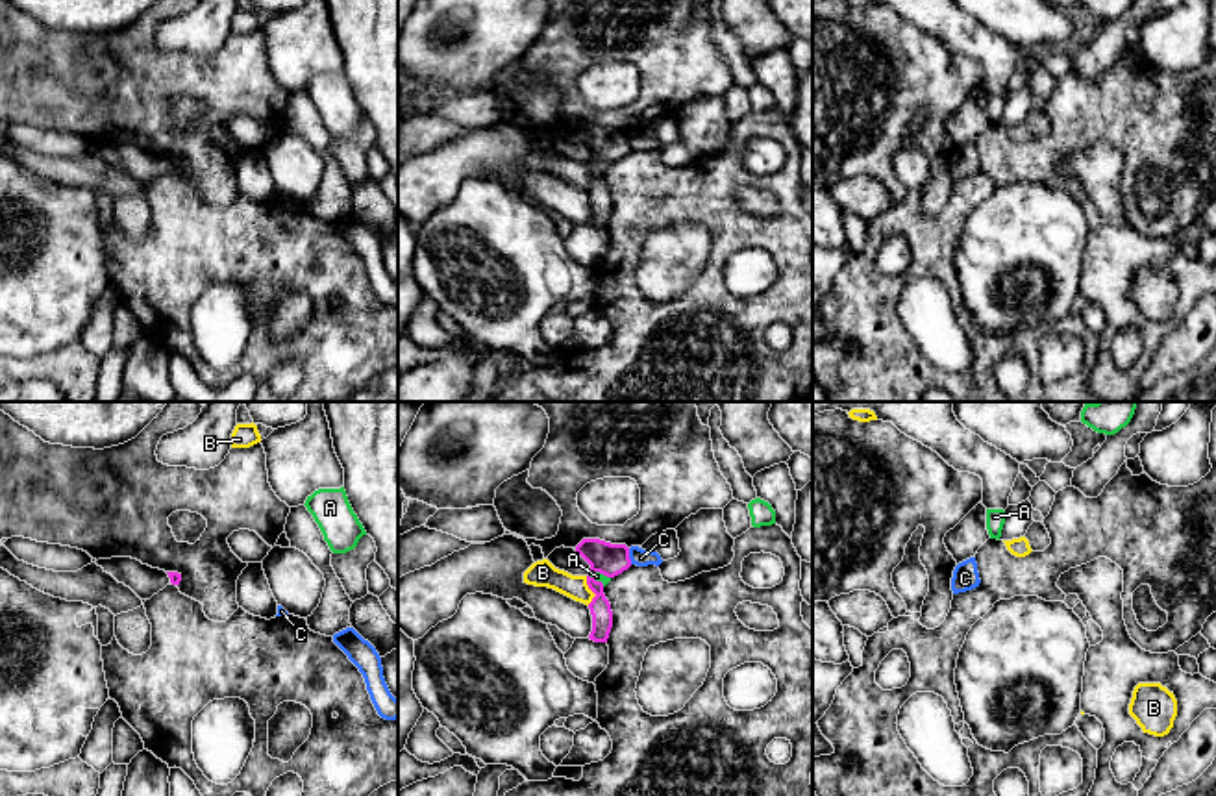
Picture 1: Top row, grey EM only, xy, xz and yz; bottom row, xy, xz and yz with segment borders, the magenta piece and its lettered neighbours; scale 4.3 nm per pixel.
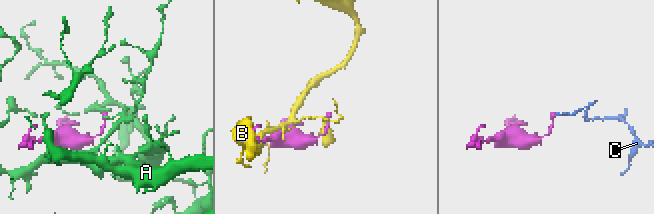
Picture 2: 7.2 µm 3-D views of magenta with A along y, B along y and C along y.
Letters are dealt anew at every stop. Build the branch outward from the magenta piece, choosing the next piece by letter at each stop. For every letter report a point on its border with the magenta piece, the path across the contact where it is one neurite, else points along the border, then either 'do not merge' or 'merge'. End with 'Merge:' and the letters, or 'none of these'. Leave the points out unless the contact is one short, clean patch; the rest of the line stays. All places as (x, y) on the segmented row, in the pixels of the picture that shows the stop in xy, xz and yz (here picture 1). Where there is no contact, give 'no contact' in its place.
A: contact xz (600, 572); border xz (591, 569), (609, 578); do not merge
B: contact xz (591, 589); do not merge
C: contact xz (628, 556); border xz (628, 548), (632, 563); do not merge
Merge: none of these

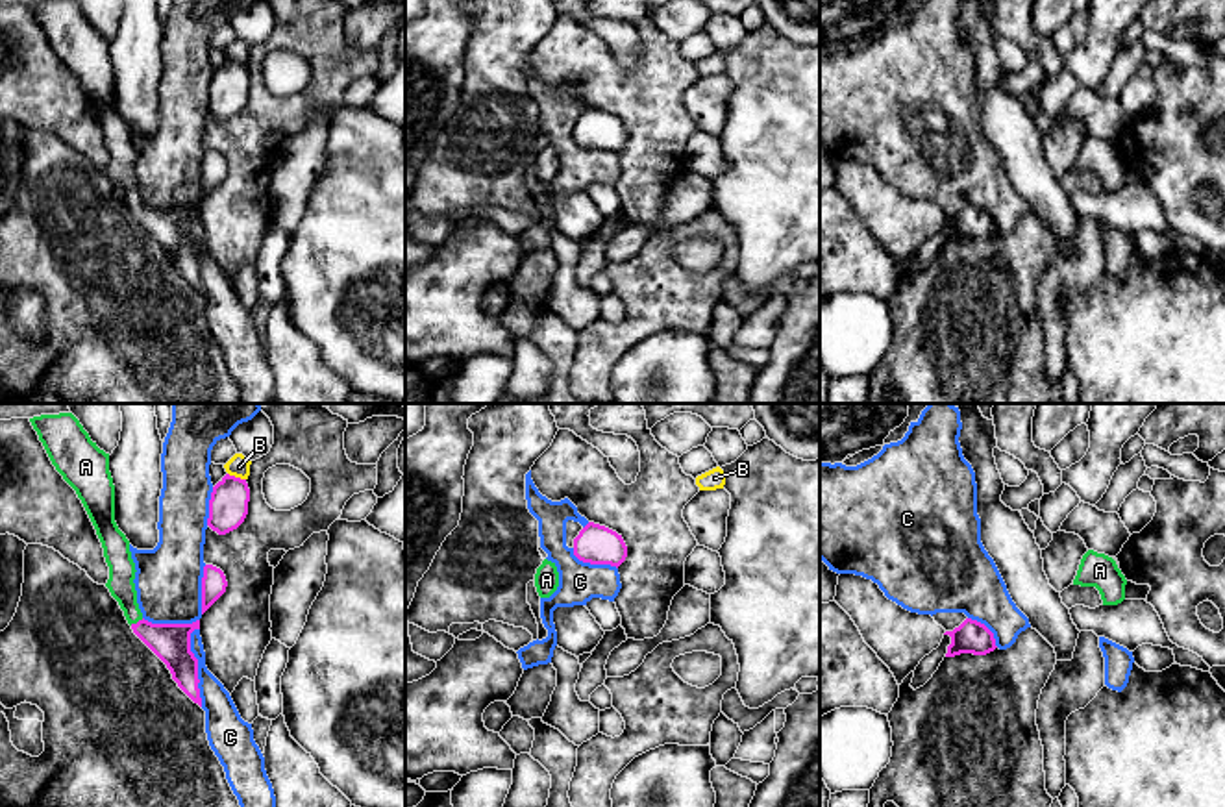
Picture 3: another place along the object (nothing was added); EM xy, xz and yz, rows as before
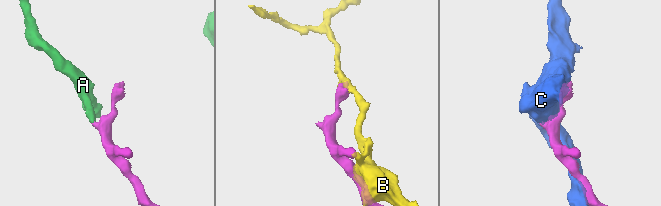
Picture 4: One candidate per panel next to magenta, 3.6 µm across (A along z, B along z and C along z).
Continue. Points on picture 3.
A: contact xy (137, 622); way xy (171, 643), (148, 633), (137, 622), (121, 585); merge
B: contact xy (237, 478); do not merge
C: contact xy (197, 667); do not merge
Merge: A

